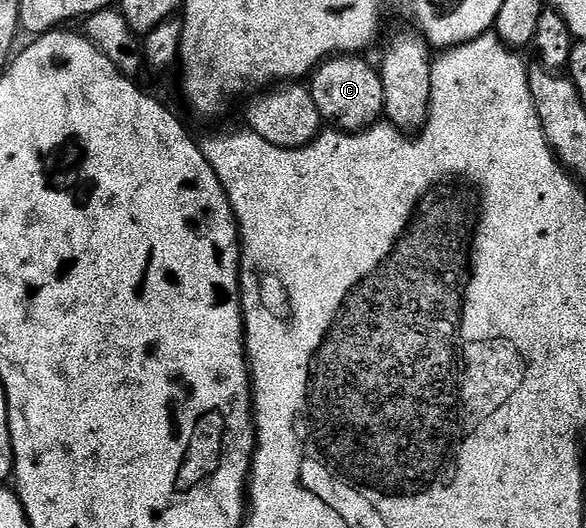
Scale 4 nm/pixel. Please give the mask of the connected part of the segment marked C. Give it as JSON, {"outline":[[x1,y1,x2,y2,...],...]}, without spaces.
{"outline":[[359,54,338,55,324,60,310,76,310,90,321,120,329,128,355,133,381,122,384,114,382,77,379,70,373,64,371,67]]}

